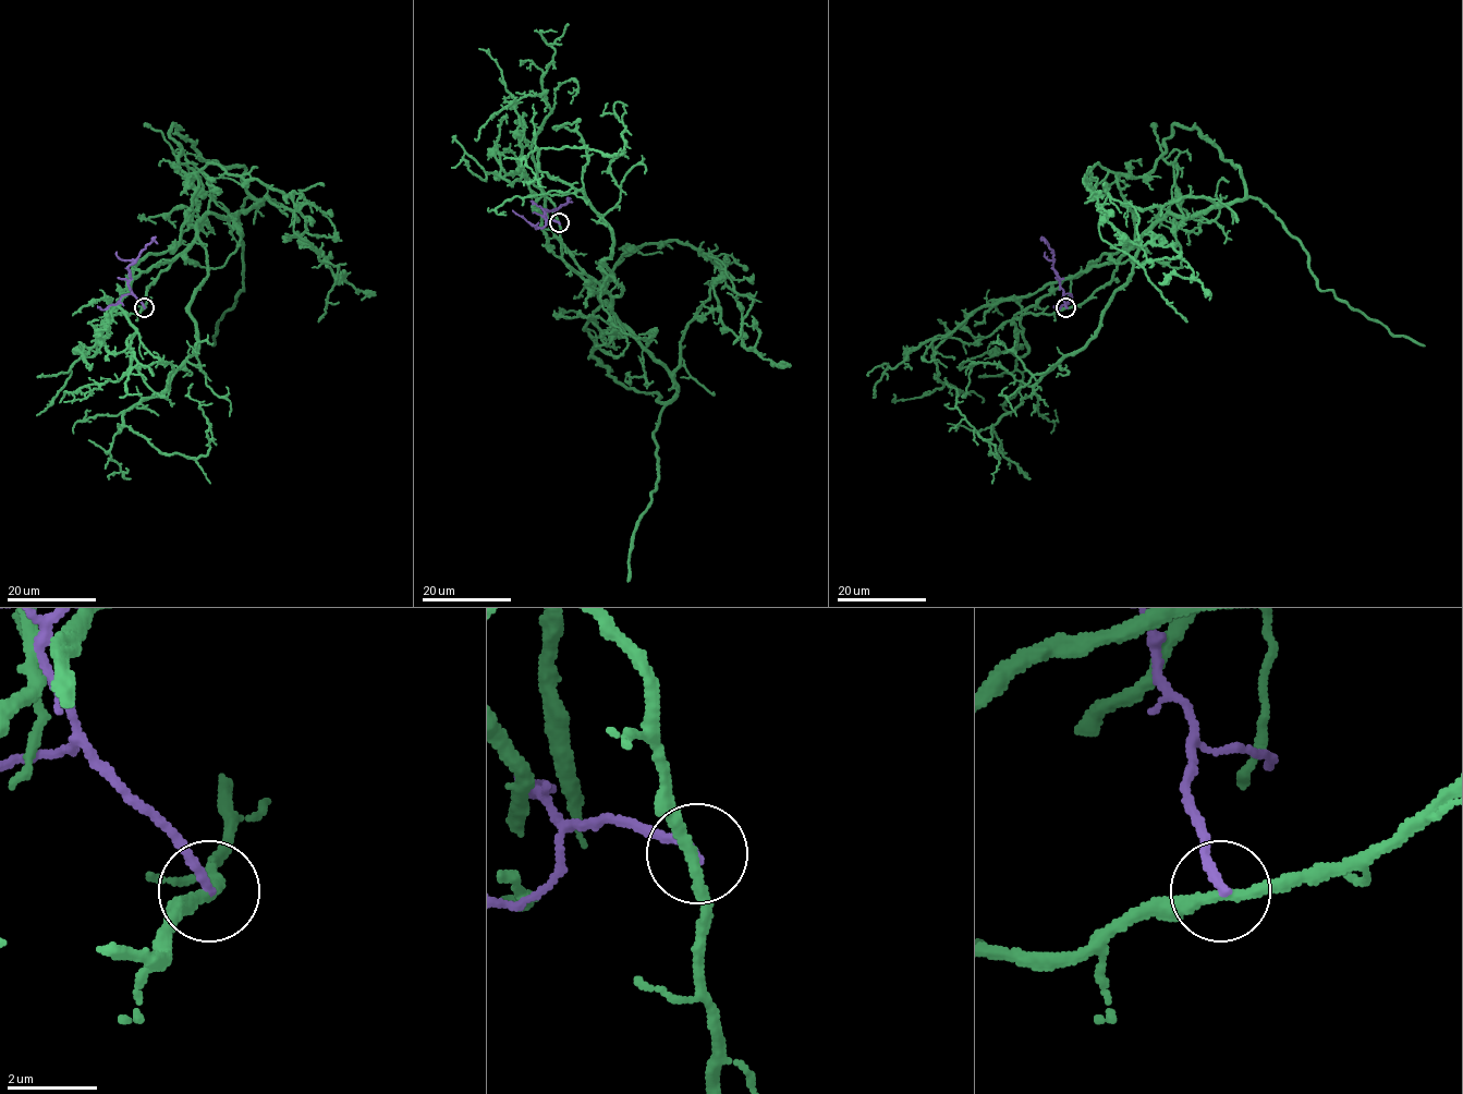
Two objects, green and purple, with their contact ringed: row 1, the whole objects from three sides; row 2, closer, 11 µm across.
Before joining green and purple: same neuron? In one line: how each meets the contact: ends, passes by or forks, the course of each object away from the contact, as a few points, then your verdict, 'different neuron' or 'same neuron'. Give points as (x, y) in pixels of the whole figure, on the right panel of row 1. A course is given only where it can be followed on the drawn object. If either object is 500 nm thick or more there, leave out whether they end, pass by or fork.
green passes by; purple ends there; green runs (1067, 307), (1105, 287), (1138, 240), (1132, 276), (1094, 337), (991, 426), (990, 453), (998, 458), (946, 384); purple runs (1067, 307), (1052, 266), (1052, 251), (1040, 238); different neuron

